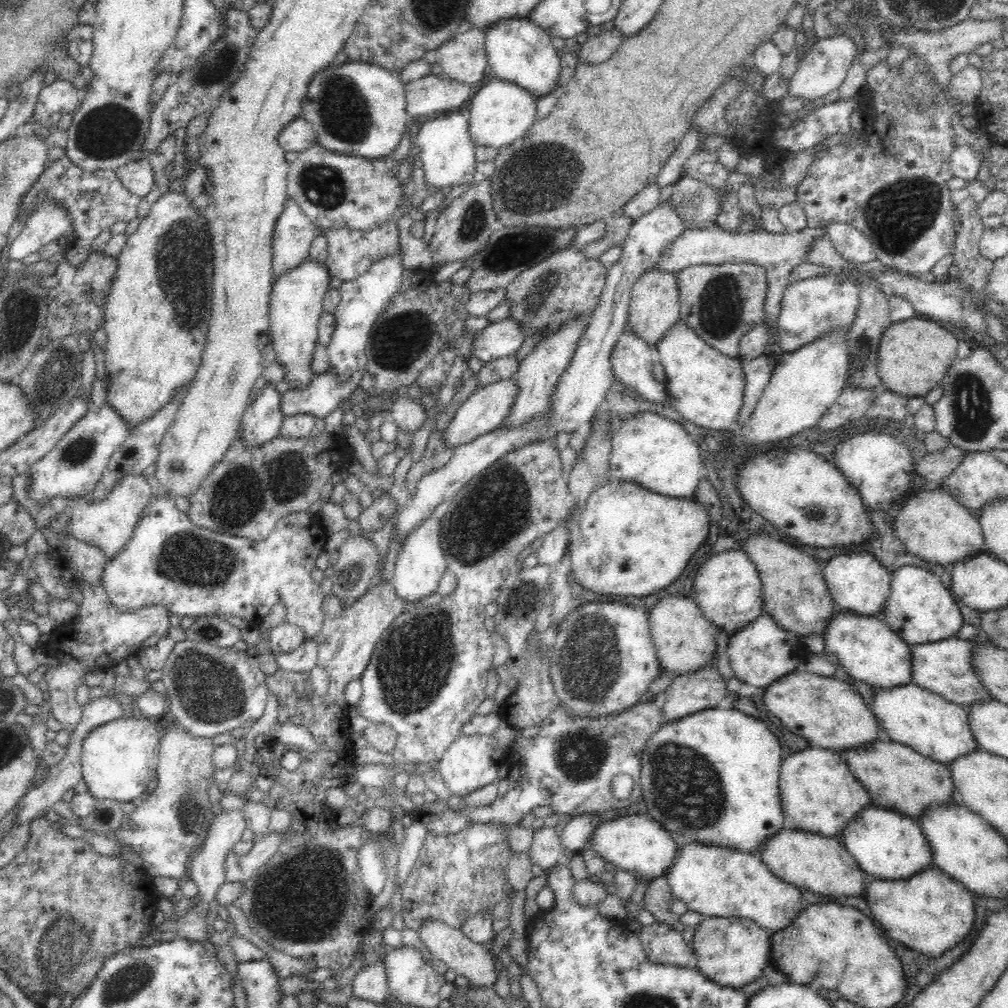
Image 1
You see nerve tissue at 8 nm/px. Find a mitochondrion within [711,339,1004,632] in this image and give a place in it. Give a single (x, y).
(972, 414)

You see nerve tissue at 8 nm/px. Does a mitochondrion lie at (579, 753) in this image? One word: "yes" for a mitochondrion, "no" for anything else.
yes

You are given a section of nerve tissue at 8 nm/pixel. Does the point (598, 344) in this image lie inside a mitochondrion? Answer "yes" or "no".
no

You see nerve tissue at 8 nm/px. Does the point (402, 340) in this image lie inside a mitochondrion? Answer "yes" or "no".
yes

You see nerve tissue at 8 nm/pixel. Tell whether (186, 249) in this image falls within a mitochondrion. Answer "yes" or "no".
yes

